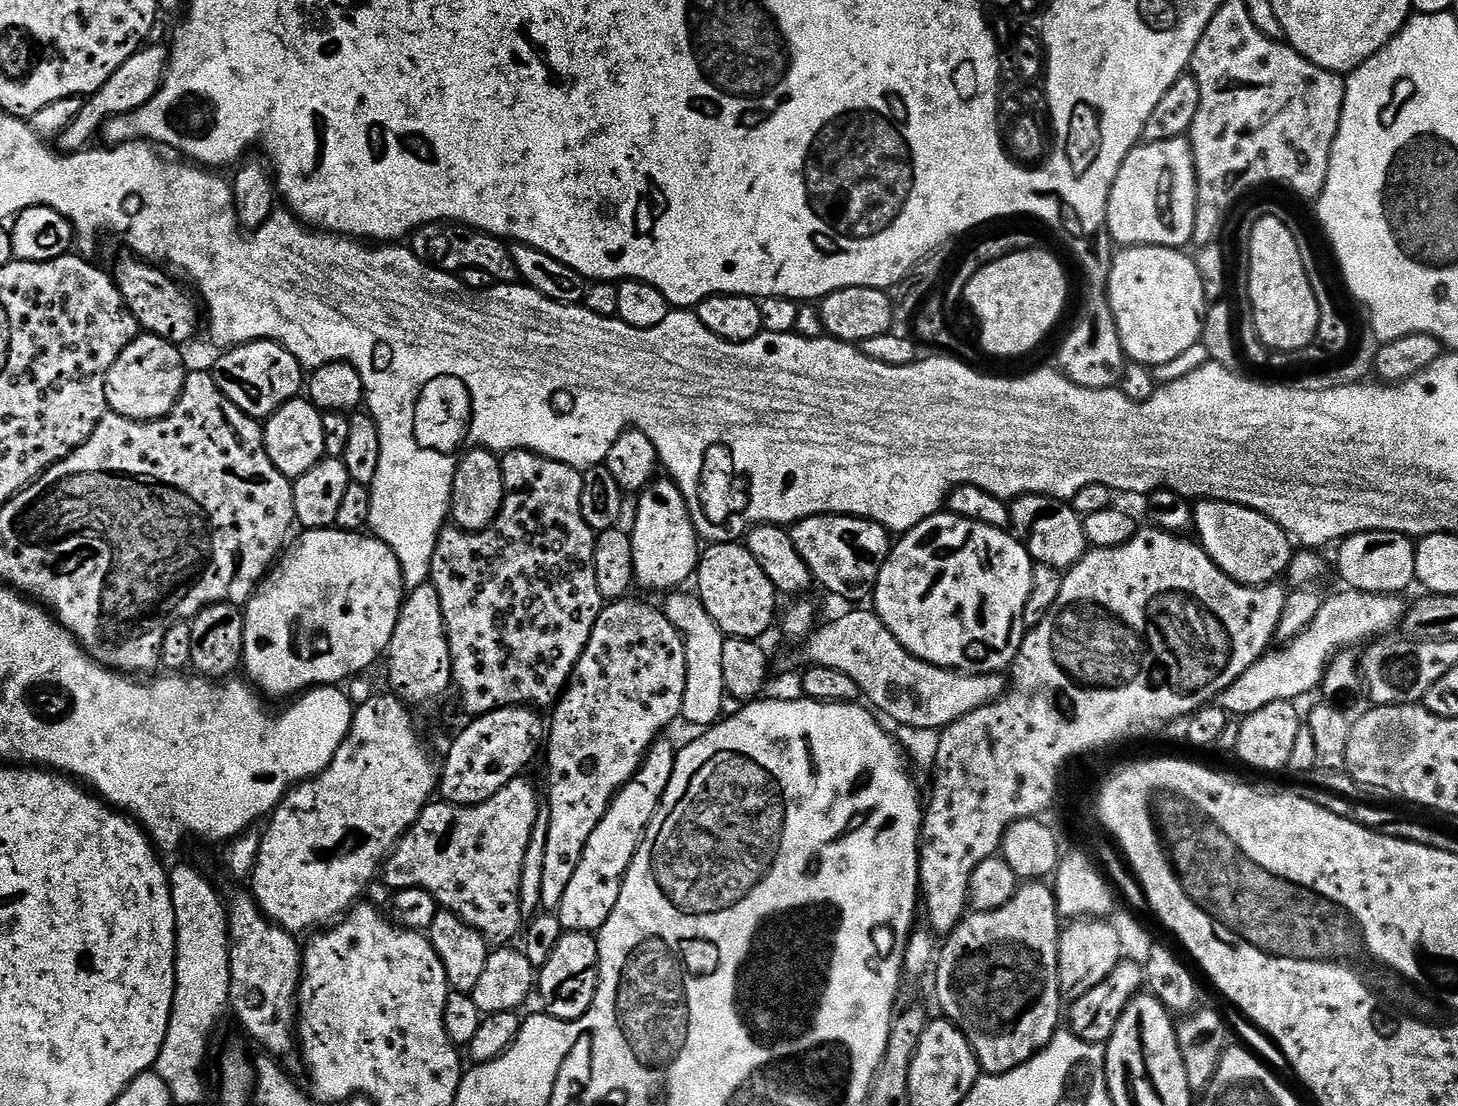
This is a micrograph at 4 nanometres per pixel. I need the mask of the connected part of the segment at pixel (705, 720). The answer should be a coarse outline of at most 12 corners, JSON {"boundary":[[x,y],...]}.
{"boundary":[[695,595],[662,611],[684,637],[683,723],[707,730],[725,715],[724,631]]}

